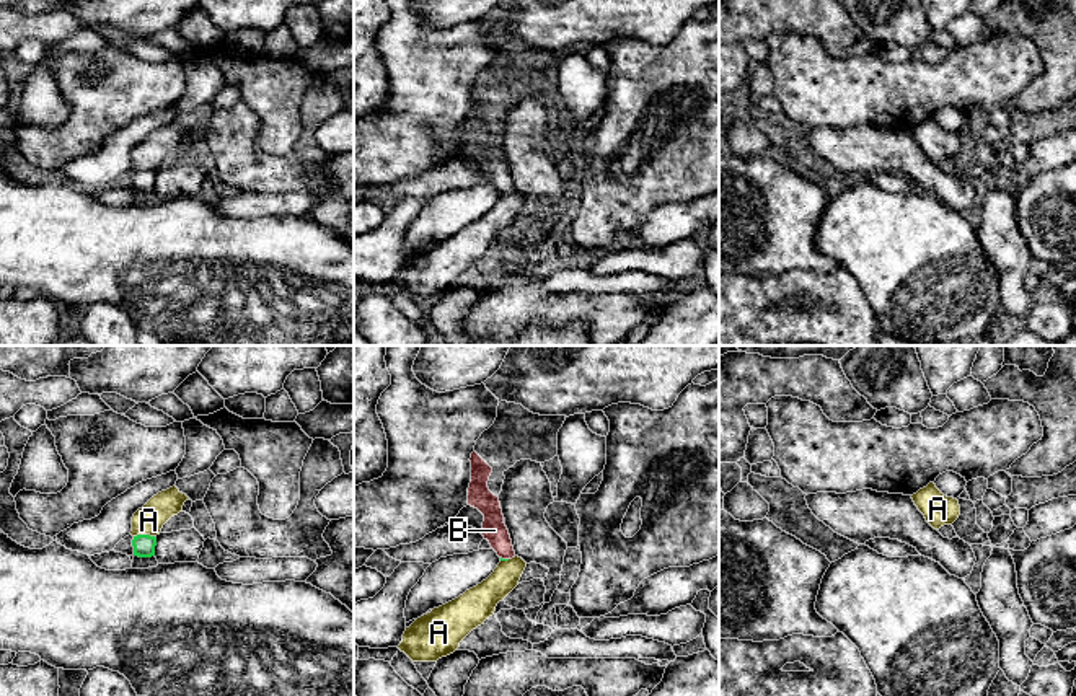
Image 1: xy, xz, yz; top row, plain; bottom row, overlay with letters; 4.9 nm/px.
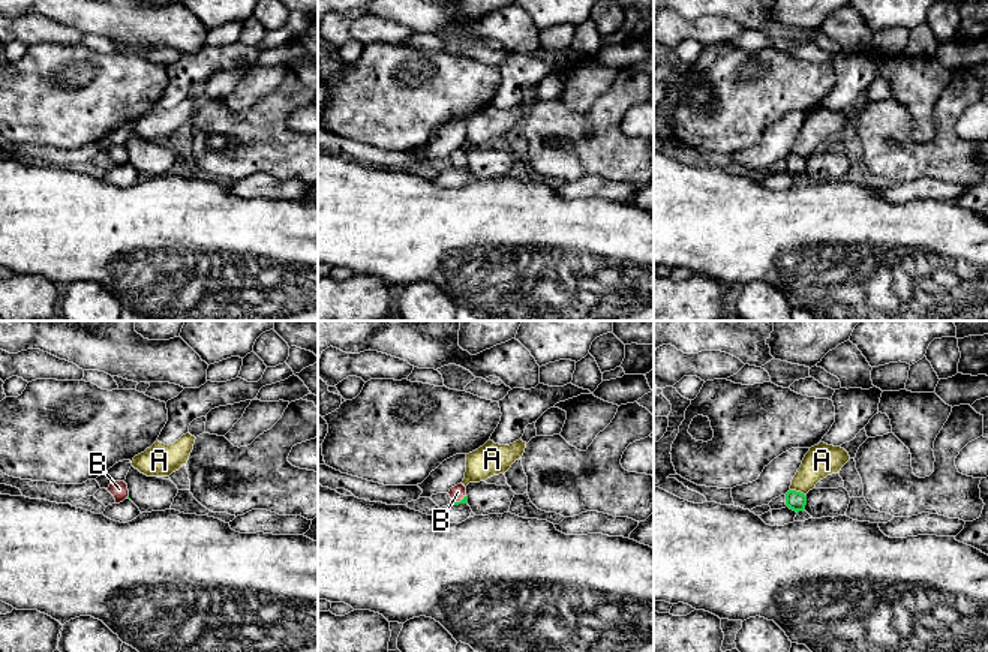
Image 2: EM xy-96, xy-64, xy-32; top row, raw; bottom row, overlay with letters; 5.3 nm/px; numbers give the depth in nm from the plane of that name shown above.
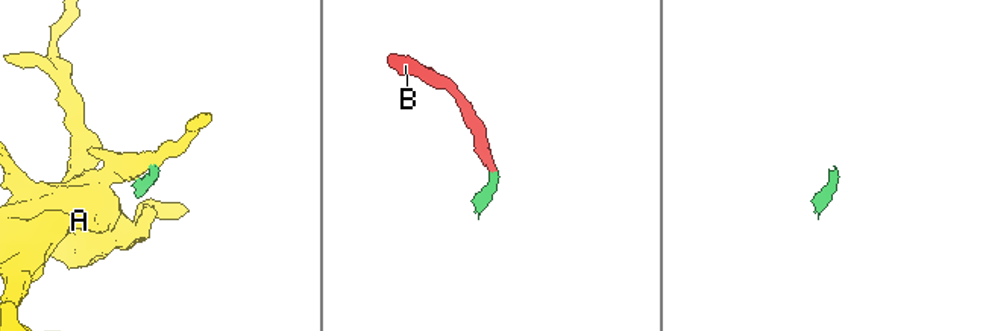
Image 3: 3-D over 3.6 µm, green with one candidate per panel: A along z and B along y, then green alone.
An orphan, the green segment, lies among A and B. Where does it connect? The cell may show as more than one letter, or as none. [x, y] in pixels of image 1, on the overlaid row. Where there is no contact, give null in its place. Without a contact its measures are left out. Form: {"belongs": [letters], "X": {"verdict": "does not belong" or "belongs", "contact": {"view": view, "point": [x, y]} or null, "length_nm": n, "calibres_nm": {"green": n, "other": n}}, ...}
{"belongs": ["B"], "A": {"verdict": "does not belong", "contact": {"view": "xy", "point": [144, 535]}, "length_nm": 100, "calibres_nm": {"green": 110, "other": 140}}, "B": {"verdict": "belongs", "contact": {"view": "xz", "point": [504, 559]}, "length_nm": 40, "calibres_nm": {"green": 20, "other": 120}}}

